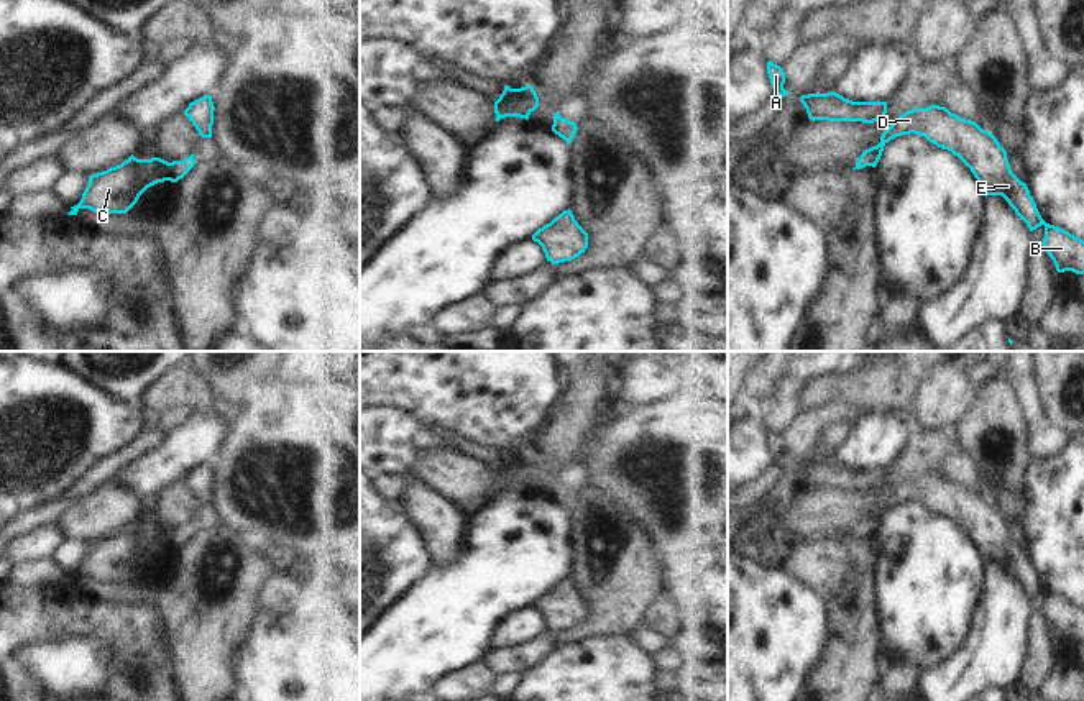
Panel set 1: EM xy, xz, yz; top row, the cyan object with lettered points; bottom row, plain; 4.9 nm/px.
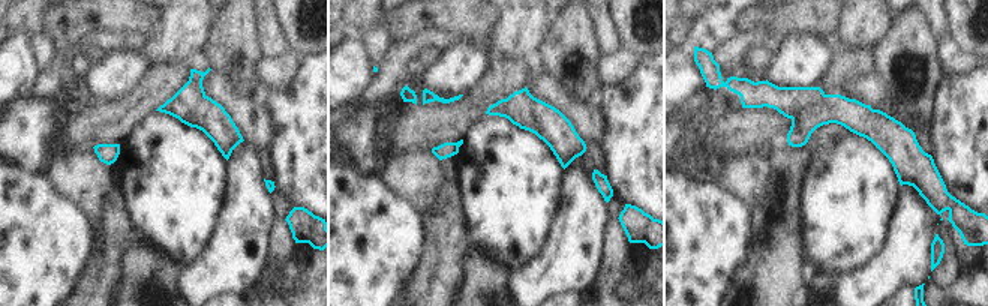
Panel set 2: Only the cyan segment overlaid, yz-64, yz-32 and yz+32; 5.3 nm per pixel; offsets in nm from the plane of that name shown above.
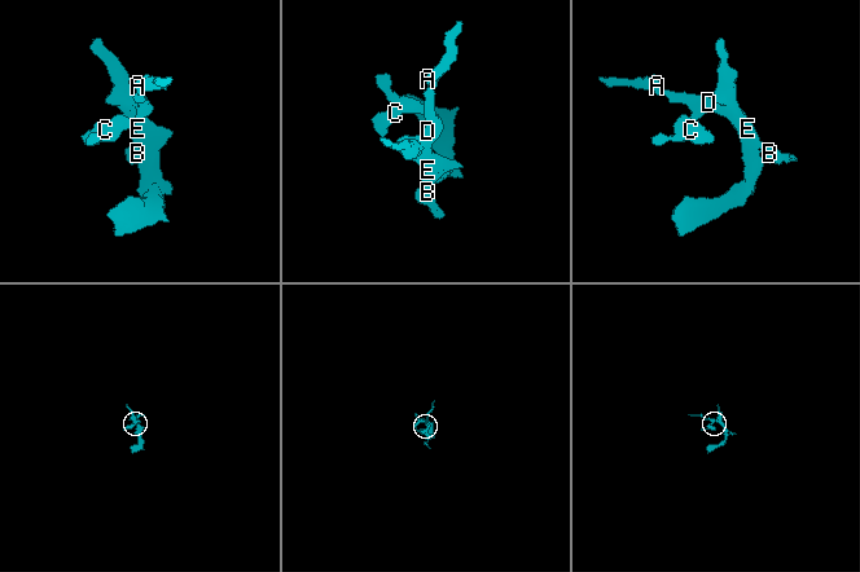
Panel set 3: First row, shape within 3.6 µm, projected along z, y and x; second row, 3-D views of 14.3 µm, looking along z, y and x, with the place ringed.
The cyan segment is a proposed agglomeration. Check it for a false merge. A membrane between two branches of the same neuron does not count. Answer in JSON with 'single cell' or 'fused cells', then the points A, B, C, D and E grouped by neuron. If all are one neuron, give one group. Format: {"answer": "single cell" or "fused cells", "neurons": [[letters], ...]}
{"answer": "single cell", "neurons": [["A", "B", "C", "D", "E"]]}

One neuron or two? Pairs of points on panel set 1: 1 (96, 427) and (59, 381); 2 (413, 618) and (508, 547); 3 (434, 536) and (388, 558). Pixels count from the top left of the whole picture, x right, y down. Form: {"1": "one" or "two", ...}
{"1": "one", "2": "one", "3": "two"}

